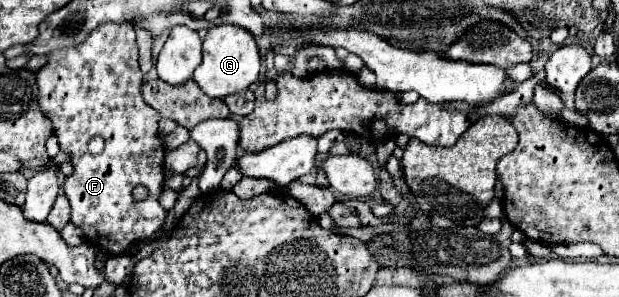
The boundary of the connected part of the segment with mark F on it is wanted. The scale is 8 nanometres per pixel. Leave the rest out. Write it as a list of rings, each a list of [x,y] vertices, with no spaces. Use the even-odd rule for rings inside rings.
[[[107,24],[99,26],[81,42],[81,46],[69,46],[69,50],[53,50],[47,54],[47,64],[35,72],[41,112],[53,122],[53,134],[59,140],[61,152],[65,152],[73,164],[73,174],[65,178],[63,192],[71,204],[71,222],[81,228],[99,252],[121,254],[135,240],[147,240],[157,234],[165,220],[165,210],[157,202],[163,186],[163,140],[157,134],[157,122],[161,114],[145,104],[141,98],[143,74],[137,62],[137,42],[131,24]],[[101,136],[105,146],[99,154],[91,154],[87,144],[91,138]],[[145,186],[149,196],[145,200],[133,198],[133,188]]]

